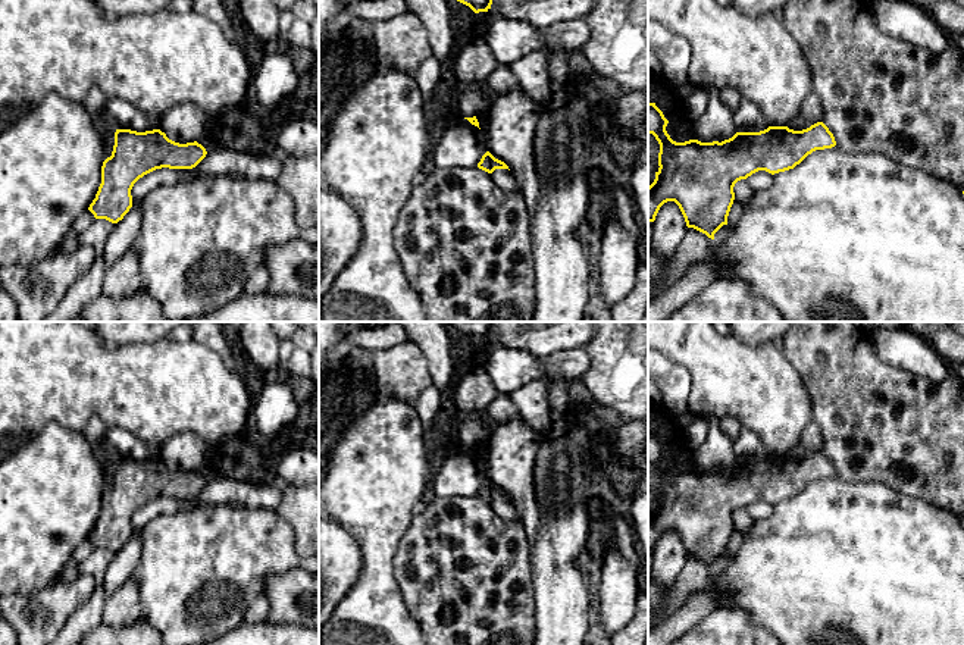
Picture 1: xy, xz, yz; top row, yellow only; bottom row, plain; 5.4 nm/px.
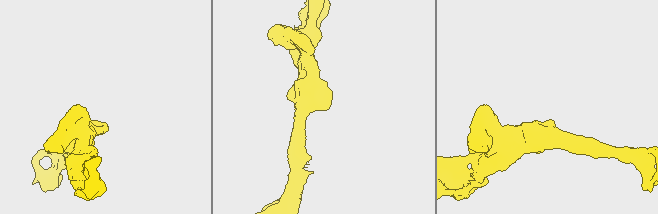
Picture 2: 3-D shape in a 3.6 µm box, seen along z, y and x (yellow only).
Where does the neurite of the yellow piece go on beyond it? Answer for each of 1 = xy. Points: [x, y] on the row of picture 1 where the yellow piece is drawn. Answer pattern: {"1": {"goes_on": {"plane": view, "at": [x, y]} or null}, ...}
{"1": {"goes_on": null}}

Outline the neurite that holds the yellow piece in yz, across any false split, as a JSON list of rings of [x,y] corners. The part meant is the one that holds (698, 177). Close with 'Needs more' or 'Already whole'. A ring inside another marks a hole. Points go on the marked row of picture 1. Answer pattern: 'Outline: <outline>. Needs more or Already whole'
Outline: [[[648,103],[648,134],[660,144],[660,167],[648,187],[648,222],[655,220],[664,203],[675,201],[686,226],[711,239],[727,225],[738,181],[758,170],[774,175],[794,169],[813,151],[836,145],[823,122],[802,131],[769,126],[760,132],[736,132],[722,143],[676,143],[666,131],[667,123],[655,103]]]. Already whole

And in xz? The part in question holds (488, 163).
Outline: [[[489,151],[482,156],[481,162],[478,163],[478,167],[488,173],[492,173],[495,169],[508,169],[504,162],[495,159]]]. Already whole

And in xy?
Outline: [[[116,129],[112,156],[103,162],[101,184],[88,210],[96,219],[118,223],[132,207],[131,190],[140,178],[162,167],[193,169],[206,154],[197,141],[179,144],[160,129]]]. Already whole

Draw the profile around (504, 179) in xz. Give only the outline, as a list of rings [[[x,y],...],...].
[[[495,169],[491,179],[504,192],[522,192],[520,185],[508,169]]]

